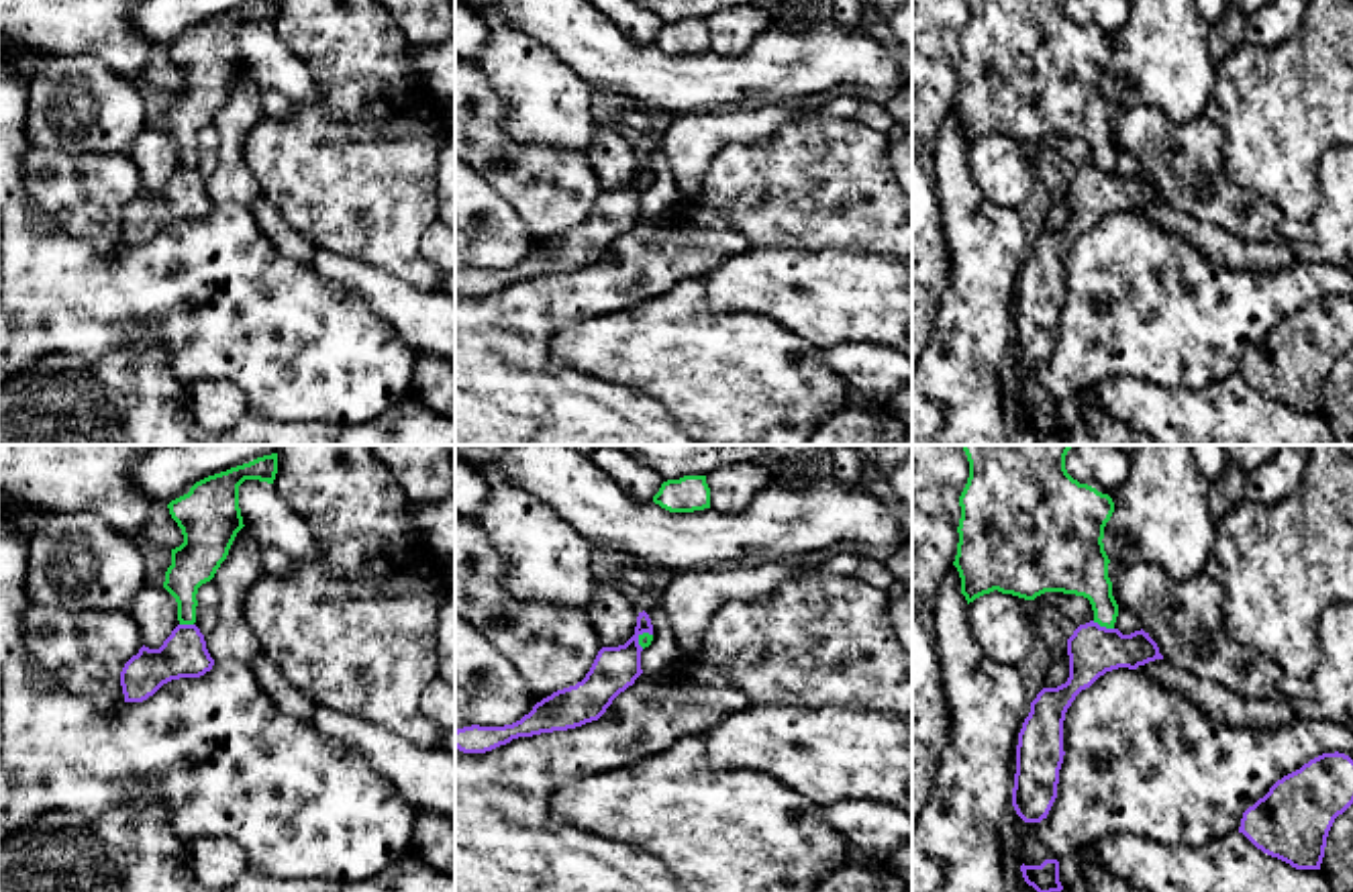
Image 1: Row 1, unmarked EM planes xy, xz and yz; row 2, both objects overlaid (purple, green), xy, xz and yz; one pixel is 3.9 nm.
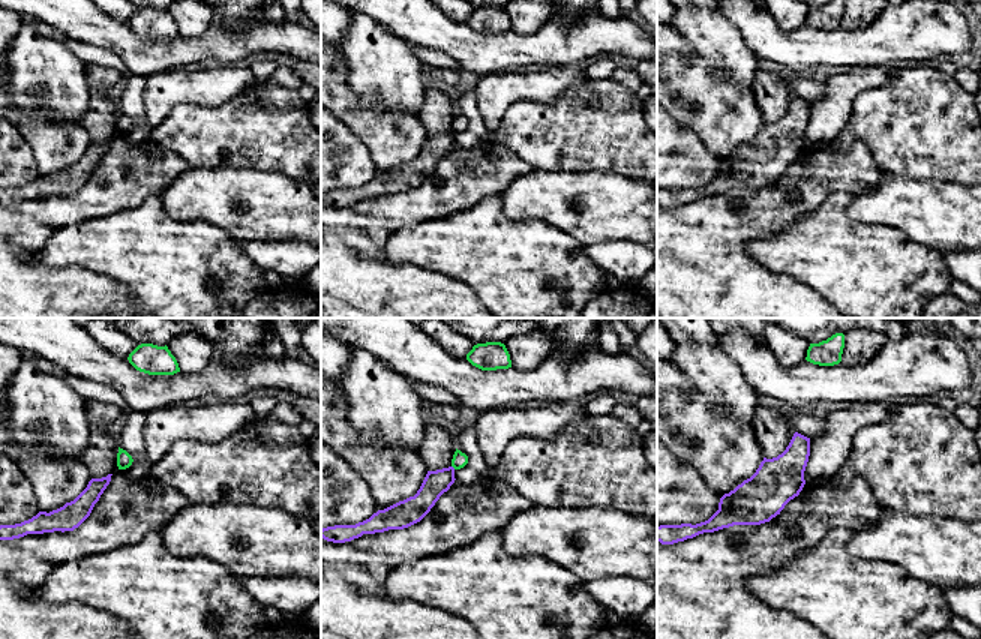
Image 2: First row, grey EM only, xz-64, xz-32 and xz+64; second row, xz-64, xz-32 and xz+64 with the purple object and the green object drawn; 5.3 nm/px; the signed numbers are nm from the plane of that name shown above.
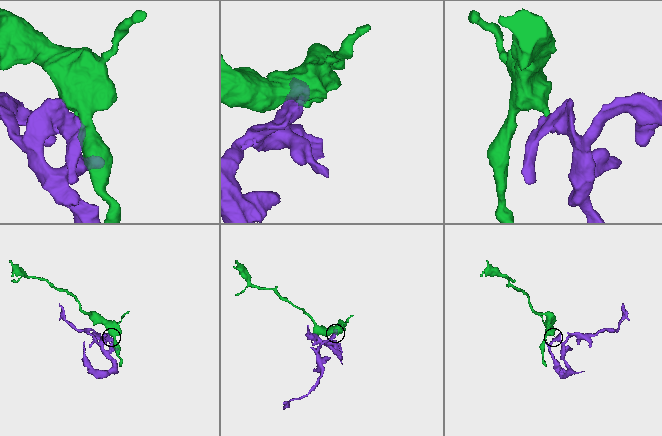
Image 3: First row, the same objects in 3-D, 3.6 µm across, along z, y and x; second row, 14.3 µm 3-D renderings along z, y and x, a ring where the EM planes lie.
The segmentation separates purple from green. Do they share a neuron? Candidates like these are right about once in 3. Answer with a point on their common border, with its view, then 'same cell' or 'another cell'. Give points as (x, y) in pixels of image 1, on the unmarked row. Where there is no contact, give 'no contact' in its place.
meets purple in yz at (1103, 170); another cell

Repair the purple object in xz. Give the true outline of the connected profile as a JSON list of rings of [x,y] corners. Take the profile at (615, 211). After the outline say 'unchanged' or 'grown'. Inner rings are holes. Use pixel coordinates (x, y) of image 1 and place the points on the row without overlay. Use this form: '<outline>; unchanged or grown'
[[[649,157],[637,159],[635,178],[618,190],[602,190],[582,225],[553,235],[520,263],[504,269],[463,269],[455,274],[455,290],[463,296],[486,296],[518,280],[567,274],[598,263],[612,243],[643,216],[639,180],[653,178]]]; unchanged

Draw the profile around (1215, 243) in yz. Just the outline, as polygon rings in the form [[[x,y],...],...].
[[[1165,202],[1149,204],[1137,212],[1194,243],[1212,265],[1226,269],[1280,271],[1298,261],[1288,243],[1247,243],[1229,235],[1224,229],[1188,216]]]

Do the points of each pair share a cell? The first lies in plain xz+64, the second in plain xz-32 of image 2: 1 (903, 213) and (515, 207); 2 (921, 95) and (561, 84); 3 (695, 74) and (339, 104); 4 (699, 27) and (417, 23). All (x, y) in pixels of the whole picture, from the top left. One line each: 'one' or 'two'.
1: one
2: two
3: one
4: two

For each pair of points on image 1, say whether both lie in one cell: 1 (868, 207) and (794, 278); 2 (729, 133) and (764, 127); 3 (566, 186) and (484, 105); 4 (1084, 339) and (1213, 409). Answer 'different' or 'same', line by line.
1: different
2: same
3: same
4: different

